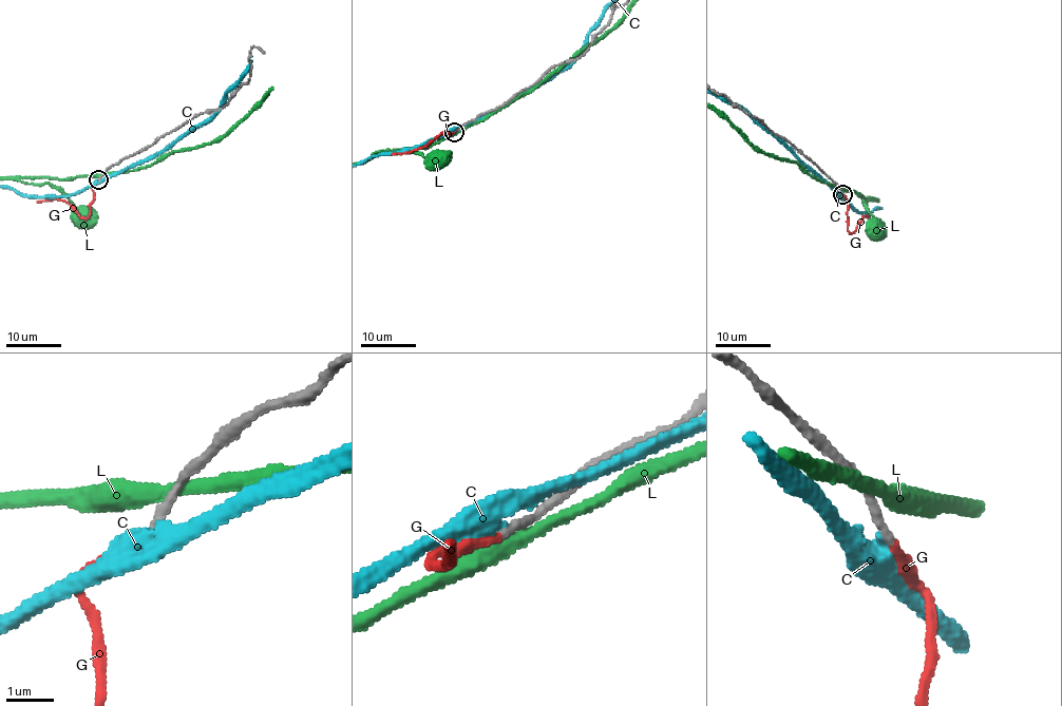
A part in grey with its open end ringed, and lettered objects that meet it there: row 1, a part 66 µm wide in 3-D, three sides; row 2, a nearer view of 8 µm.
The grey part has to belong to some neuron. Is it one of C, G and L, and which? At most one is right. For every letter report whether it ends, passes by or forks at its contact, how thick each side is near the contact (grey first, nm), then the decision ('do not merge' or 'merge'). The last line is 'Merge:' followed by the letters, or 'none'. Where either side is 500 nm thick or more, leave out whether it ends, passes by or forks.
C: it passes by; calibres 190 and 320 nm; do not merge
G: it ends; calibres 180 and 190 nm; merge
L: it passes by; calibres 240 and 300 nm; do not merge
Merge: G

